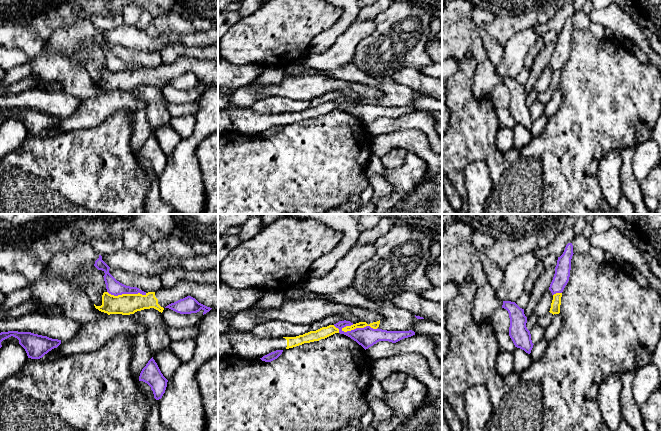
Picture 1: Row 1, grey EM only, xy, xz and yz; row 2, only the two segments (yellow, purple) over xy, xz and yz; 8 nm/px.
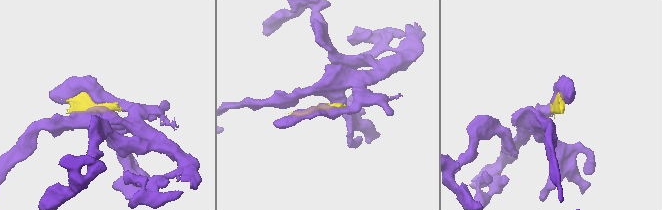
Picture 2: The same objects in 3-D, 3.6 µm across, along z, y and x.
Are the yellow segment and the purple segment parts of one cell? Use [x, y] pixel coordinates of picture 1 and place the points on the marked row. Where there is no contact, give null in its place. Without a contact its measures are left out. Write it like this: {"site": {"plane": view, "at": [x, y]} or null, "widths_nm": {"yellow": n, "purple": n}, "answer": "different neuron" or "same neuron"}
{"site": {"plane": "xz", "at": [359, 327]}, "widths_nm": {"yellow": 60, "purple": 160}, "answer": "different neuron"}

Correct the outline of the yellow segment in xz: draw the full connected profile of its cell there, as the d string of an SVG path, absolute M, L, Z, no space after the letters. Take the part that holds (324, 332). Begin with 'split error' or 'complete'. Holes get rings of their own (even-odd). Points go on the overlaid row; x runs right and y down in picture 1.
split error | M234 315L228 317L229 323L224 334L232 345L233 354L245 359L260 359L276 350L285 350L304 343L319 341L339 333L338 328L334 325L329 325L296 337L264 339L254 336L251 332L234 330L232 325L233 317Z

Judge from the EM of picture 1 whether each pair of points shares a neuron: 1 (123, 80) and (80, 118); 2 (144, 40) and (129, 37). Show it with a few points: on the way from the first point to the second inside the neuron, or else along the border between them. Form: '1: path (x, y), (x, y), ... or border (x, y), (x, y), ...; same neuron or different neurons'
1: border (132, 89), (108, 91); different neurons
2: path (140, 40), (133, 37); same neuron

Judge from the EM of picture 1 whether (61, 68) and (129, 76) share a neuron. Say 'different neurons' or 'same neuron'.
different neurons

